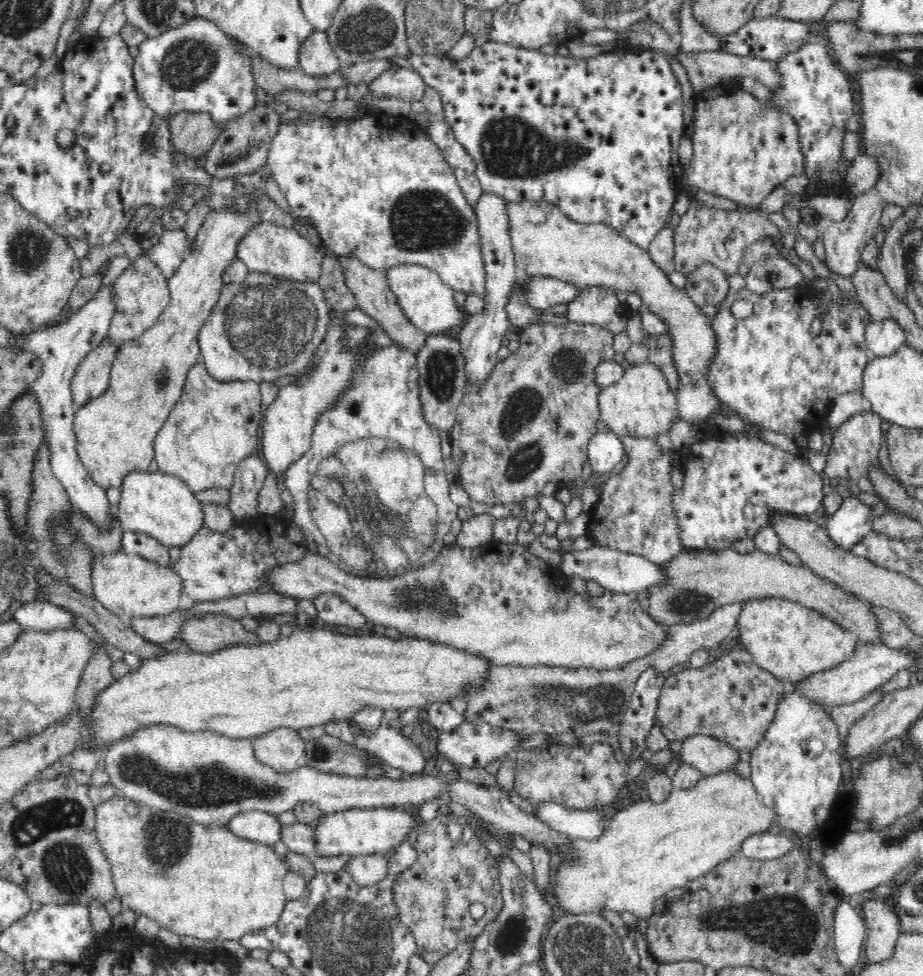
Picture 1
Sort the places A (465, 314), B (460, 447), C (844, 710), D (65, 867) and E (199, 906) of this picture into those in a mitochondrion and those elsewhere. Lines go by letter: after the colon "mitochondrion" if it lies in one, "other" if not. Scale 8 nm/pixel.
A: other
B: other
C: other
D: mitochondrion
E: other

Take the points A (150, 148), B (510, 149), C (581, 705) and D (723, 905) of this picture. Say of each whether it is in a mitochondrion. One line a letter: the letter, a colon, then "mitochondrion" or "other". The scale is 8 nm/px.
A: mitochondrion
B: mitochondrion
C: mitochondrion
D: mitochondrion

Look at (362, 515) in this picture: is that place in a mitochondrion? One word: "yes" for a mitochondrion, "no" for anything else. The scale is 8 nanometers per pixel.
yes

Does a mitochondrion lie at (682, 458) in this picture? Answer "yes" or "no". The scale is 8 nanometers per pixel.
no

